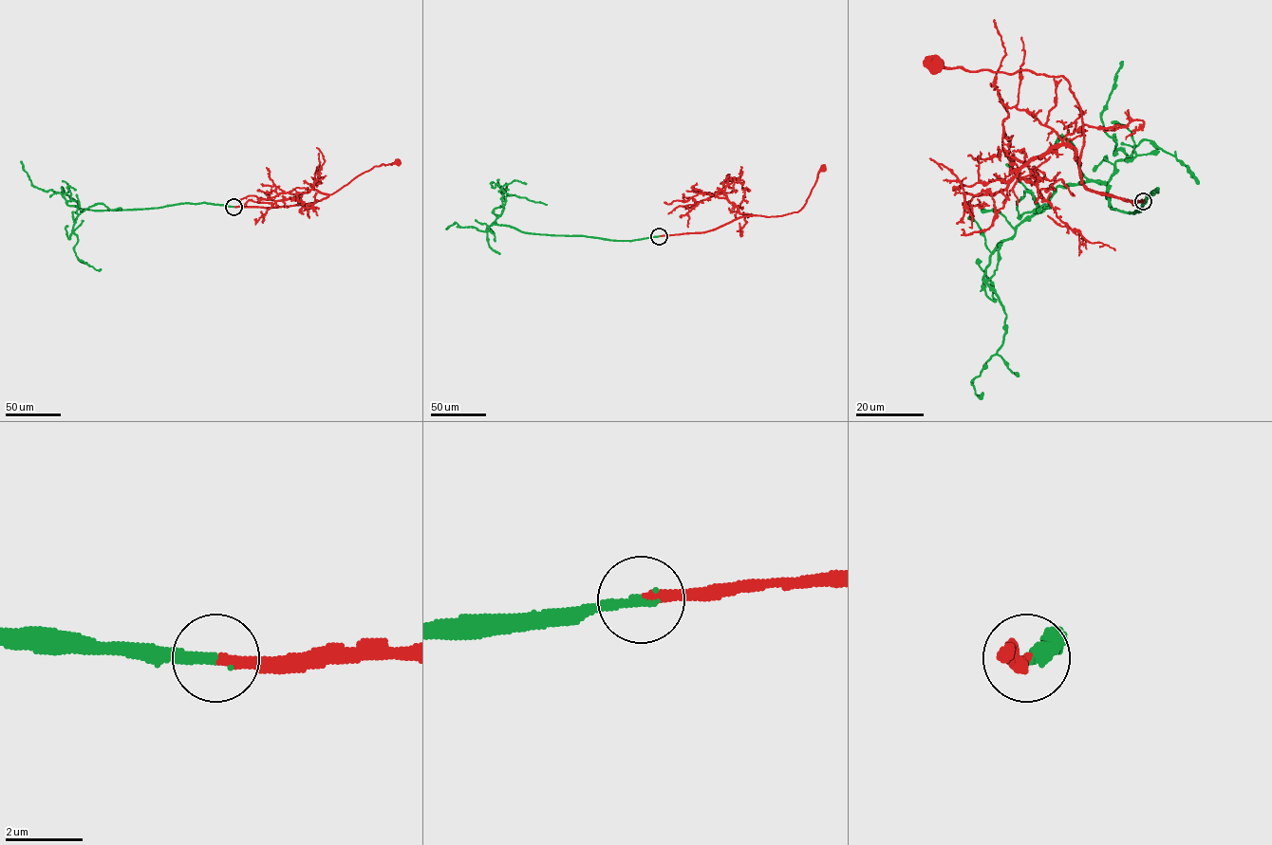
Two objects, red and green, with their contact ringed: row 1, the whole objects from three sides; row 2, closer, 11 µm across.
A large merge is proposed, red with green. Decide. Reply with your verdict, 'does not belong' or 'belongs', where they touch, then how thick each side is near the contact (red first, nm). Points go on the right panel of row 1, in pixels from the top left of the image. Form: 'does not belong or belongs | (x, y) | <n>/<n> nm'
belongs | (1143, 201) | 280/280 nm

